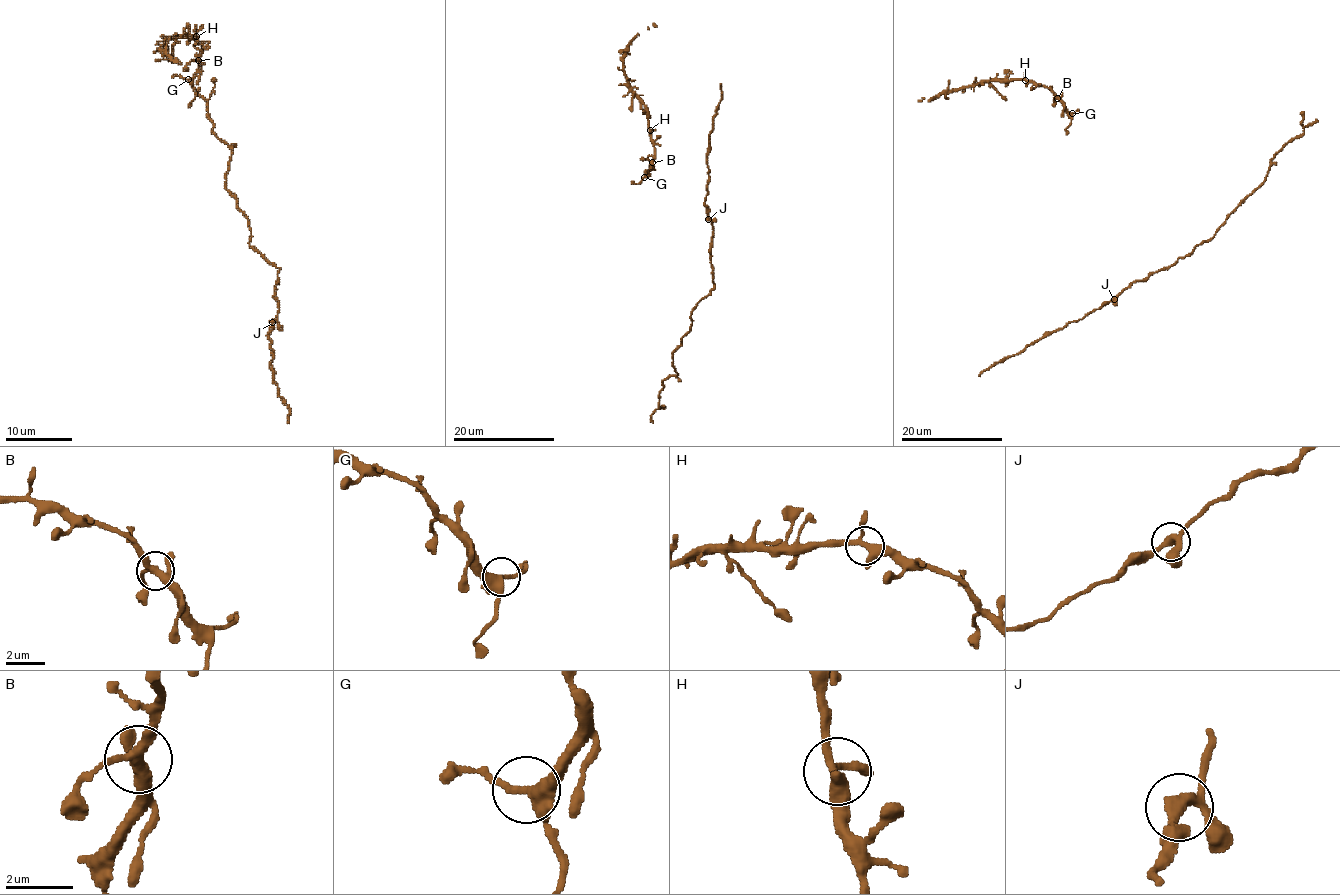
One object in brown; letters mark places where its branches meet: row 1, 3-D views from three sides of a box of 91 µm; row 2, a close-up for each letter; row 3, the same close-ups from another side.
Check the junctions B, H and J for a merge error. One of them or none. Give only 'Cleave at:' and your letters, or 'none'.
Cleave at: none

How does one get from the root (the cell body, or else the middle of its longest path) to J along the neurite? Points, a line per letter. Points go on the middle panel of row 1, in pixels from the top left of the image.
J: (710, 254), (713, 227), (708, 219)

